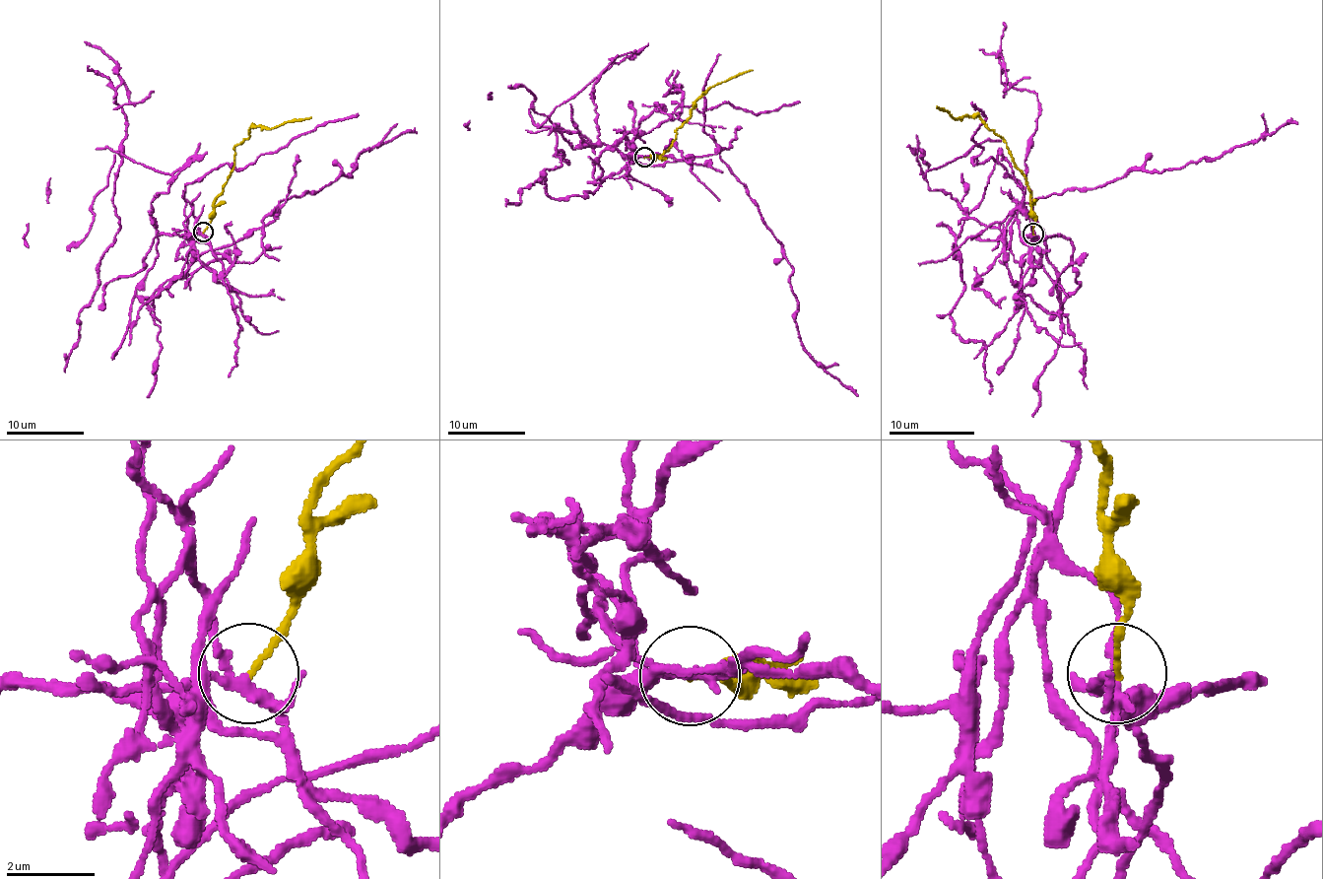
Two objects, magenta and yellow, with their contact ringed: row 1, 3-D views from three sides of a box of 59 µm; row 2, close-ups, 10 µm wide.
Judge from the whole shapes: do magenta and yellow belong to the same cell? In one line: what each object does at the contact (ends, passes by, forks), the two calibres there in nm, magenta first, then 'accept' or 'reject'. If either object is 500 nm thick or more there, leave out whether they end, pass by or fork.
magenta forks | yellow ends | 180/110 nm | reject

